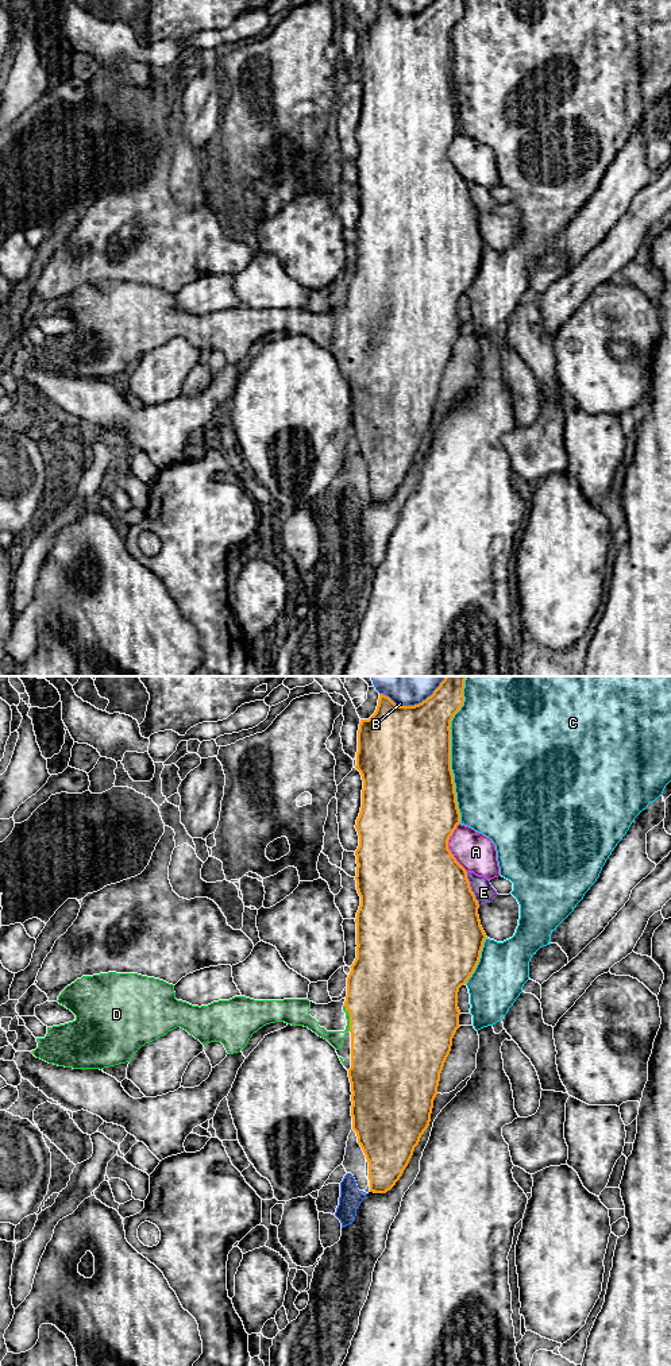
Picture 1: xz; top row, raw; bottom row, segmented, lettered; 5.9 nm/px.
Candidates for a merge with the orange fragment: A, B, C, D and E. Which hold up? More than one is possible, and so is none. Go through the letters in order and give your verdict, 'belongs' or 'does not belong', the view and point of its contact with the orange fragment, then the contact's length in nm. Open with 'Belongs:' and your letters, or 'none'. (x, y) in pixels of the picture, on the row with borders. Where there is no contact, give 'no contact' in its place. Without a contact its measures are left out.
Belongs: D
A: does not belong | xz (447, 848) | 300 nm
B: does not belong | xz (415, 705) | 420 nm
C: does not belong | xz (450, 749) | 850 nm
D: belongs | xz (350, 1018) | 160 nm
E: does not belong | xz (470, 888) | 220 nm

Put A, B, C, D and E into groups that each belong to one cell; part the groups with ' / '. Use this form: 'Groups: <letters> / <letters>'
Groups: A / B / C / D / E

